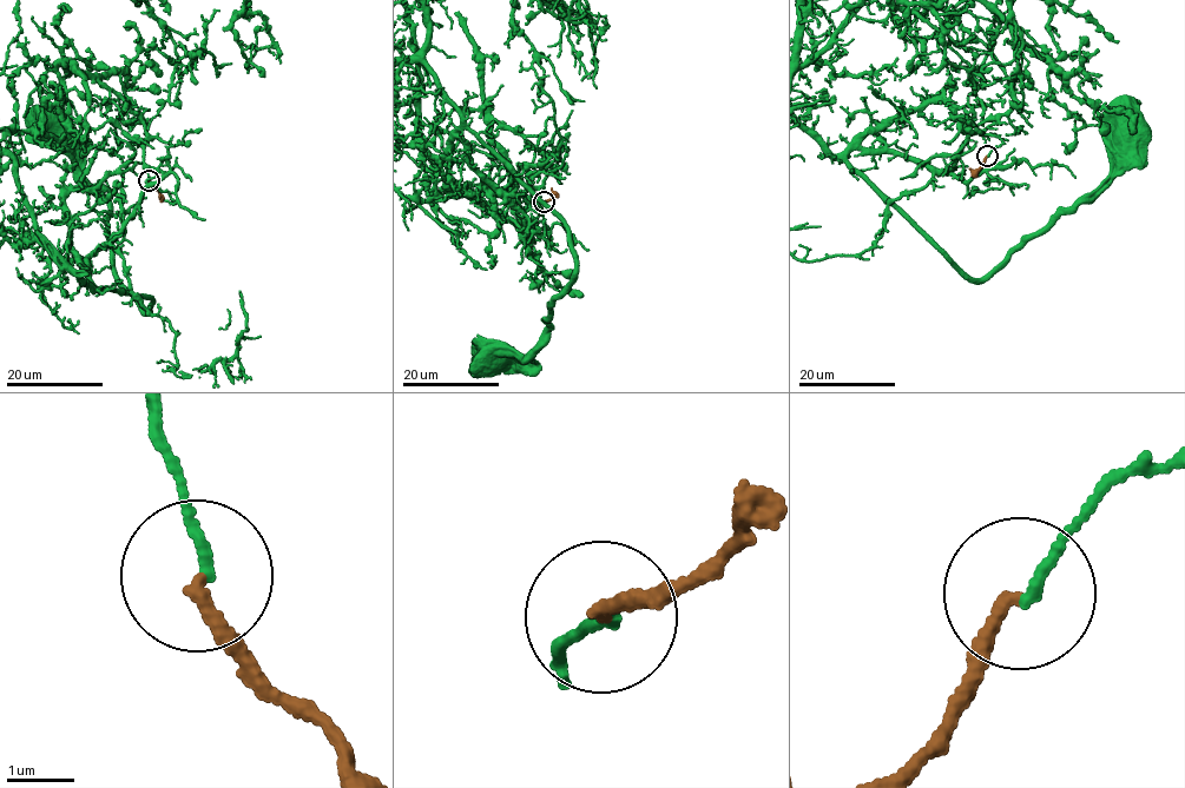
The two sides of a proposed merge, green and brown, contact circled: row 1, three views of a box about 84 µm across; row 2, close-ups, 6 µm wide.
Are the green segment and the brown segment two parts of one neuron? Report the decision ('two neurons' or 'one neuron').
two neurons

